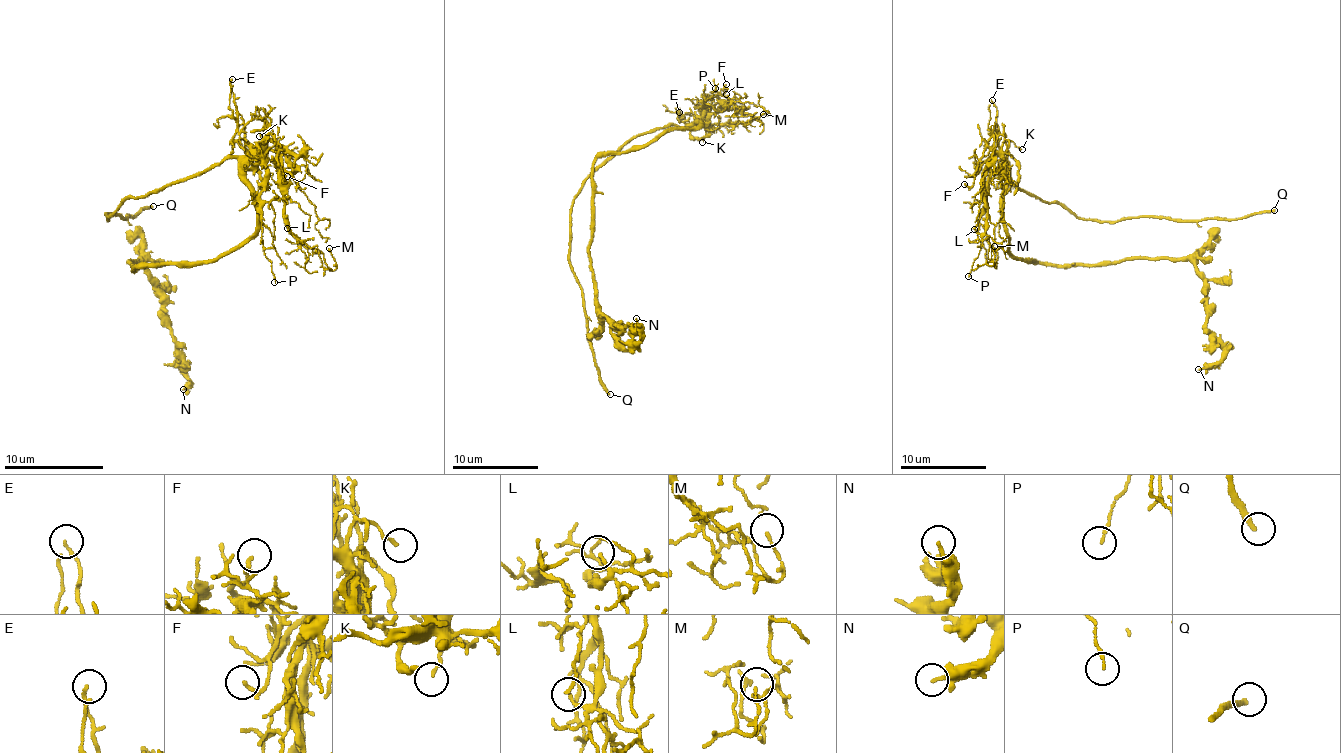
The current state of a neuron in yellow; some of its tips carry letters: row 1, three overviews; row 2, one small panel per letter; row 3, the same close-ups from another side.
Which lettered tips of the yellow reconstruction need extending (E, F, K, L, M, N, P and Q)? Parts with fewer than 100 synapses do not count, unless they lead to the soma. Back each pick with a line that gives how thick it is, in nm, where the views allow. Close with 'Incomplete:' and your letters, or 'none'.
Q: calibre 260 nm
Incomplete: Q

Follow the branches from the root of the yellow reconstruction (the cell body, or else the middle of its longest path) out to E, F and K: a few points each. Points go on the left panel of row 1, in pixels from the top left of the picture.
E: (257, 225), (255, 188), (245, 176), (245, 168), (230, 154), (237, 131), (237, 107), (230, 87), (232, 79)
F: (257, 225), (257, 196), (245, 166), (269, 134), (287, 176)
K: (257, 225), (257, 196), (245, 176), (245, 166), (247, 156), (264, 139), (267, 126), (259, 136)

